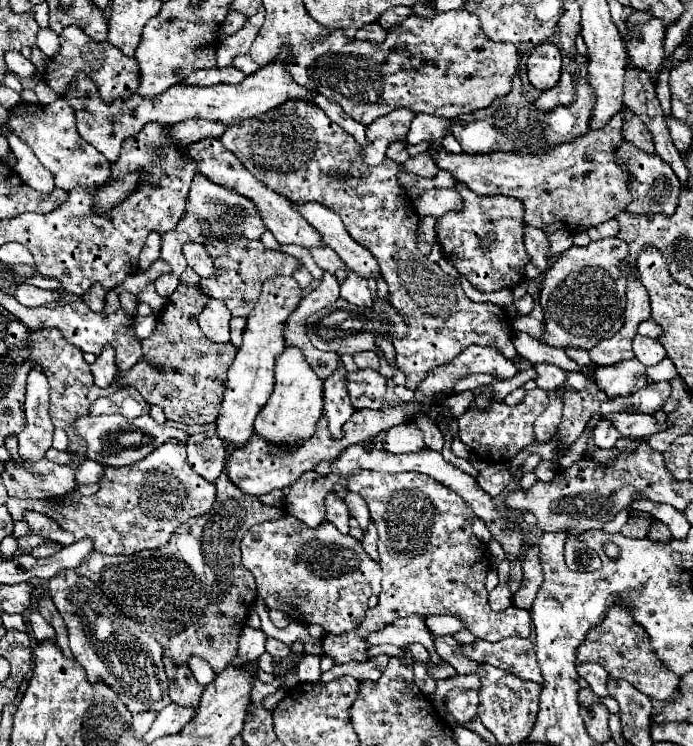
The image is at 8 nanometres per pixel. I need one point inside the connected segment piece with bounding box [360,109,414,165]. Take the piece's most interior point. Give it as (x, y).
(395, 125)

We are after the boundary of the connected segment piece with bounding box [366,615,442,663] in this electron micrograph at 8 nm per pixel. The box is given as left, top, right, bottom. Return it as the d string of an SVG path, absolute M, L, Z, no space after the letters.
M422 615L394 619L394 623L386 625L382 631L370 633L366 637L366 643L370 643L370 645L390 643L390 645L396 645L396 647L404 647L404 645L410 645L410 643L420 643L420 645L426 647L426 651L430 653L430 659L434 663L442 663L442 659L438 657L438 653L434 649L432 633L426 629Z

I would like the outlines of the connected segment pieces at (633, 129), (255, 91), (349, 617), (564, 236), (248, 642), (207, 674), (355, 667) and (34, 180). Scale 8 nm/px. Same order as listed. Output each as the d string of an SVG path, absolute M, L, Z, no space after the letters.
M624 107L624 139L634 143L636 147L640 147L646 153L654 153L652 135L648 133L646 125L626 107Z
M282 47L282 53L274 63L258 69L254 75L248 75L240 85L214 85L214 87L174 85L158 97L142 97L134 93L128 99L114 99L114 103L104 103L90 75L80 73L70 81L70 87L64 99L70 103L70 107L74 107L74 115L78 115L78 133L82 133L82 139L88 139L90 145L94 145L110 163L114 163L114 159L118 159L120 155L120 147L124 139L136 135L146 123L174 125L186 119L200 117L208 121L220 121L226 127L230 127L244 119L258 117L282 105L288 99L304 99L312 91L294 83L294 79L286 71L288 59L290 59L290 53L286 47Z
M284 515L278 521L268 521L262 525L254 525L242 539L242 563L254 575L258 585L258 595L266 601L268 609L278 609L288 617L300 623L316 623L326 633L346 633L354 631L358 623L364 619L368 609L368 597L380 593L382 571L380 565L362 549L360 541L342 535L330 521L320 523L318 527L308 527L300 519L292 515Z
M558 231L558 233L550 235L548 239L550 239L550 257L560 255L560 253L564 253L566 249L572 247L572 235L566 233L566 231Z
M246 627L240 635L240 641L238 641L238 653L230 663L232 665L254 663L264 653L264 639L266 639L266 635L262 631Z
M192 655L192 657L188 659L188 665L190 665L190 669L192 669L192 673L194 673L194 677L196 677L196 681L198 681L200 685L208 685L208 683L214 681L216 673L212 671L212 667L210 667L204 659L198 659L198 657Z
M376 655L376 657L370 657L362 663L354 661L354 663L336 663L330 671L322 673L322 681L328 683L328 681L334 681L334 679L340 679L344 675L352 675L354 679L358 681L378 681L384 667L388 665L388 655Z
M8 135L8 143L12 153L16 155L16 171L22 177L22 181L26 181L26 185L30 185L32 189L38 189L42 193L50 193L54 191L54 179L50 175L50 171L46 171L40 161L36 159L36 155L32 153L32 149L28 145L24 145L24 141L20 141L20 137L16 135Z

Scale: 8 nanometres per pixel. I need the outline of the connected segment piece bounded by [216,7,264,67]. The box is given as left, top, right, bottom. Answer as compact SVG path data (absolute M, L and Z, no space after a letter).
M260 7L256 15L248 17L248 21L244 23L244 27L238 33L226 37L218 45L218 53L216 53L218 55L218 67L230 67L234 57L248 53L262 23L264 23L264 7Z

